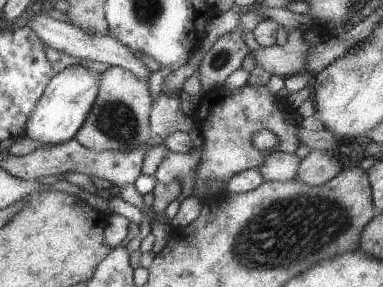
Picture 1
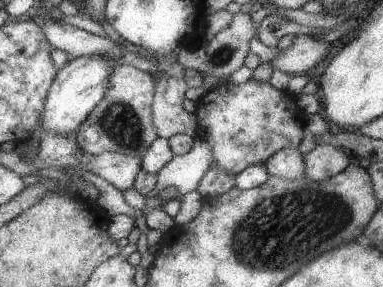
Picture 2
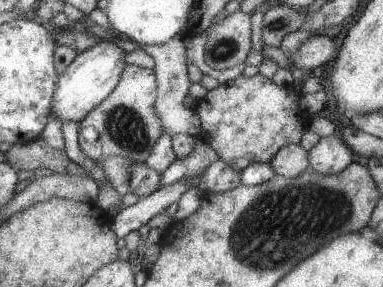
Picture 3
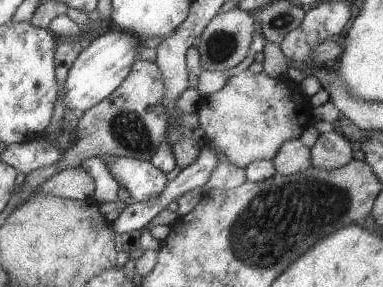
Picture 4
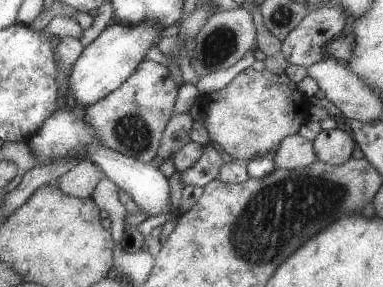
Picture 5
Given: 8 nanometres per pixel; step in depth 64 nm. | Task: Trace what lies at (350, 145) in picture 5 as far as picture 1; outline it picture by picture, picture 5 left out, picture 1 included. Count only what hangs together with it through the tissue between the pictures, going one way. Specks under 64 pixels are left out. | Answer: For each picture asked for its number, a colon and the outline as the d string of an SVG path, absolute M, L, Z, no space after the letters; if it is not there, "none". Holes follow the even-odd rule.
1: M311 150L311 154L301 162L297 180L307 182L309 186L323 186L335 176L343 172L343 164L335 156L335 152L323 152L323 150Z
2: M317 144L315 150L311 150L307 156L307 172L305 176L309 176L311 180L323 182L327 178L333 178L337 174L341 174L347 166L351 166L351 158L335 146L323 146Z
3: M339 134L321 138L311 150L311 170L323 176L335 176L353 164L353 150Z
4: M333 130L329 134L321 134L311 152L313 152L313 168L339 170L349 162L353 162L353 152L357 150L343 136L341 130Z

